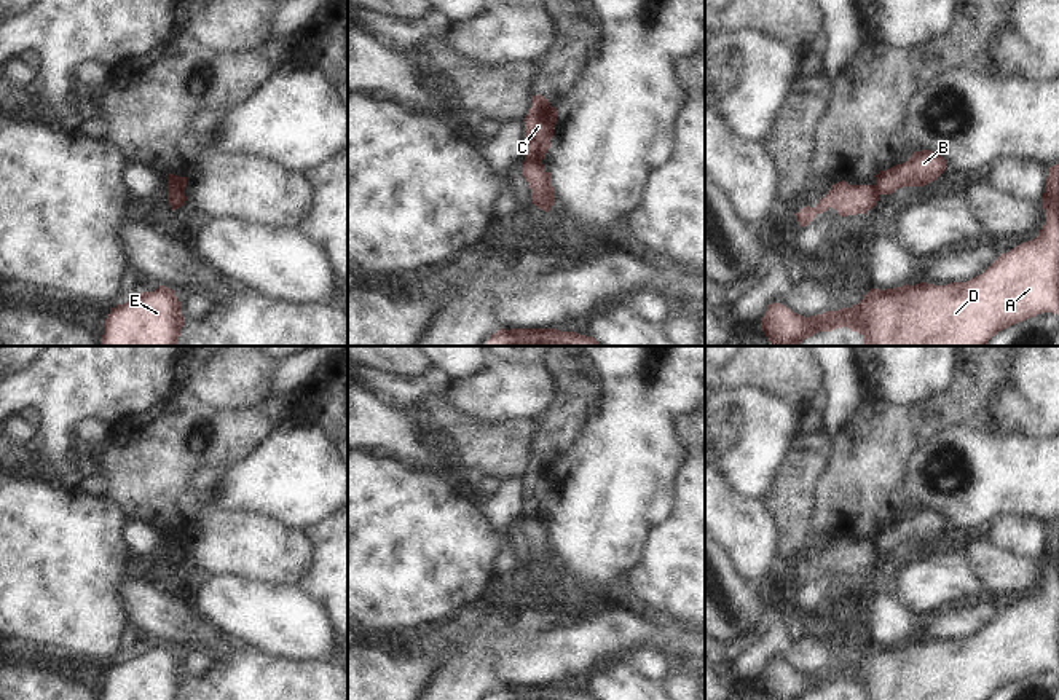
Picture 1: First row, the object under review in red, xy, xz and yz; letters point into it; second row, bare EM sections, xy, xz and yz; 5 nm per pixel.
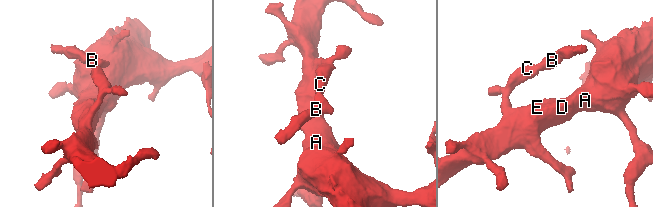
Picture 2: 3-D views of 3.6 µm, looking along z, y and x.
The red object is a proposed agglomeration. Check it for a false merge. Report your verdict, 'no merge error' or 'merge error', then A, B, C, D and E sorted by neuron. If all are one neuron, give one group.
merge error | A C D E / B

